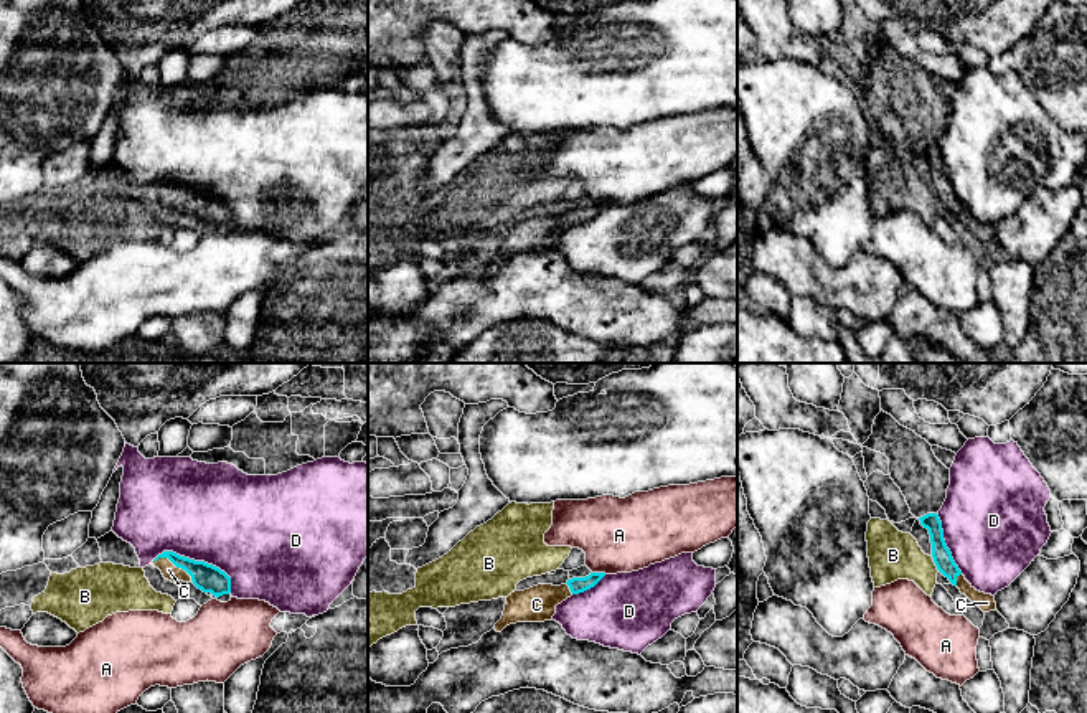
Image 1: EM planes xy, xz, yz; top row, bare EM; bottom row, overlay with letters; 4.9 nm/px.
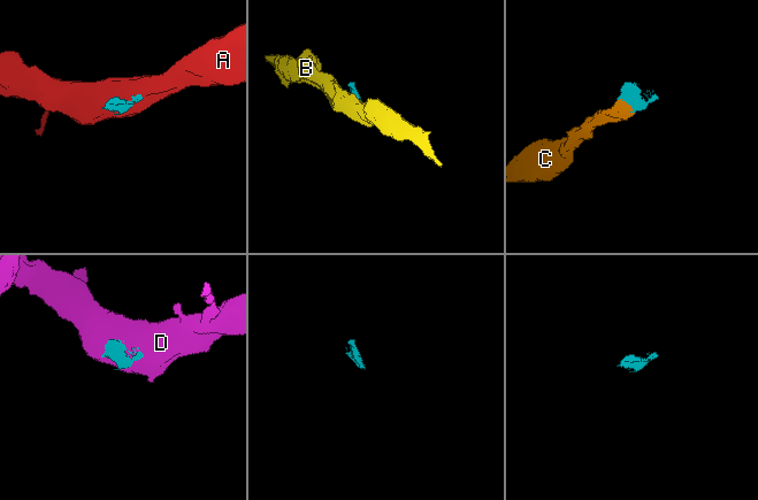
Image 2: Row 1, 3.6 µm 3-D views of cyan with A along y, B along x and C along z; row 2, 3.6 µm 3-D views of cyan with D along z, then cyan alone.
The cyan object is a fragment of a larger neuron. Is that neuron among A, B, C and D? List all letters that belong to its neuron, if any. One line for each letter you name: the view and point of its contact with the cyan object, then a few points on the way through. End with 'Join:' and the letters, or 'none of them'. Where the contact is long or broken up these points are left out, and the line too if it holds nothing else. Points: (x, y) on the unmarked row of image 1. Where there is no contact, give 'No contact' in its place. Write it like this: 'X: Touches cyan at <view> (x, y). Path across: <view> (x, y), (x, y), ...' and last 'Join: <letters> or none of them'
C: Touches cyan at xy (175, 195). Path across: xy (208, 208), (175, 195), (169, 200)
Join: C

